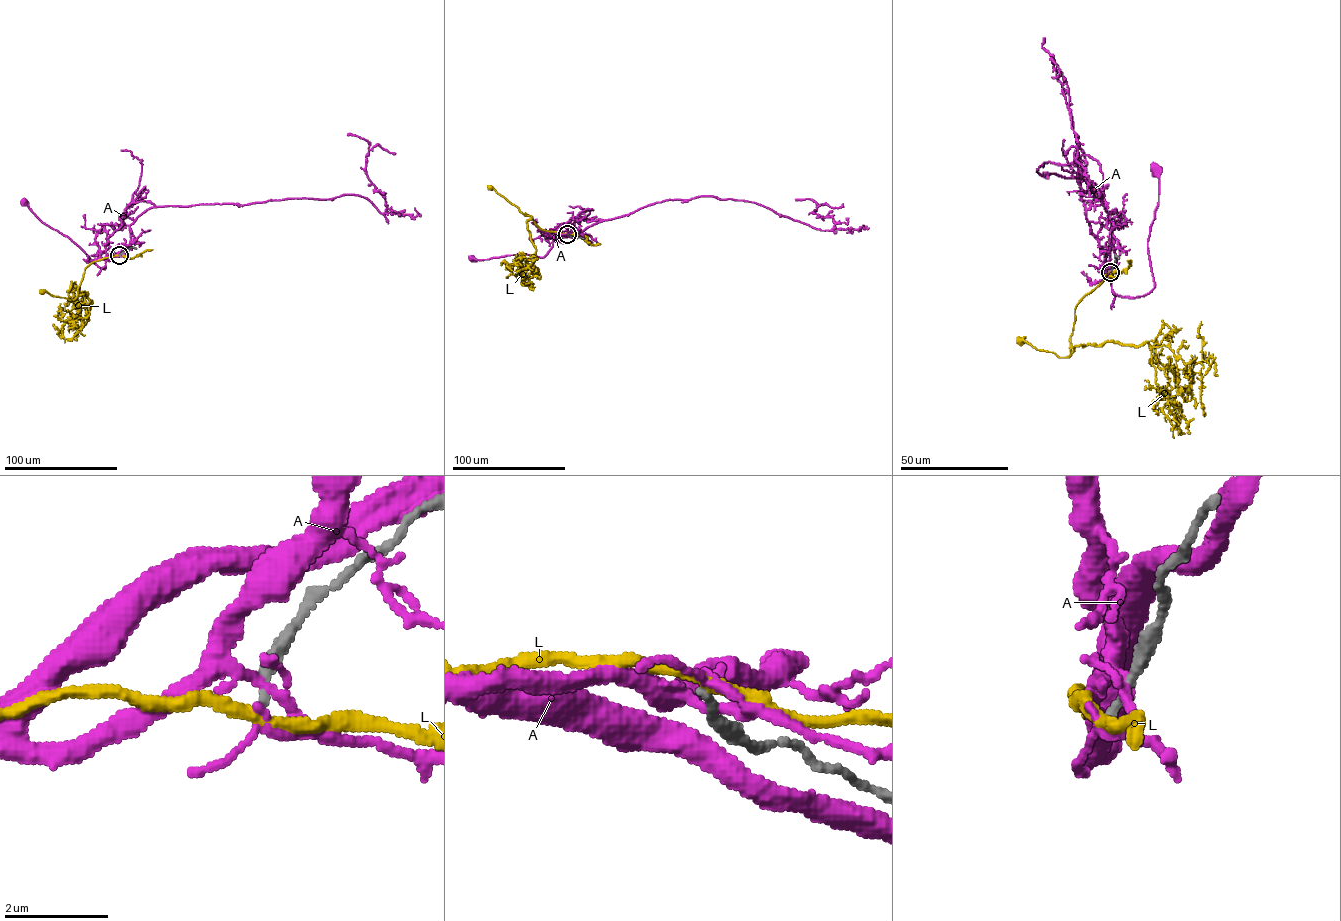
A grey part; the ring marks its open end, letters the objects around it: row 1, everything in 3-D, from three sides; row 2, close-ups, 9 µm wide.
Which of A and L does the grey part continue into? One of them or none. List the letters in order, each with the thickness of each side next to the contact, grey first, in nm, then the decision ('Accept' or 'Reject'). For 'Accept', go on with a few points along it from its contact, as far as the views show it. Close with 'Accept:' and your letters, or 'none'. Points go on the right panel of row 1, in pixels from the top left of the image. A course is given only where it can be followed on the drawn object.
A: Thickness 240 nm (grey) against 170 nm. Reject
L: Thickness 140 nm (grey) against 220 nm. Reject
Accept: none

